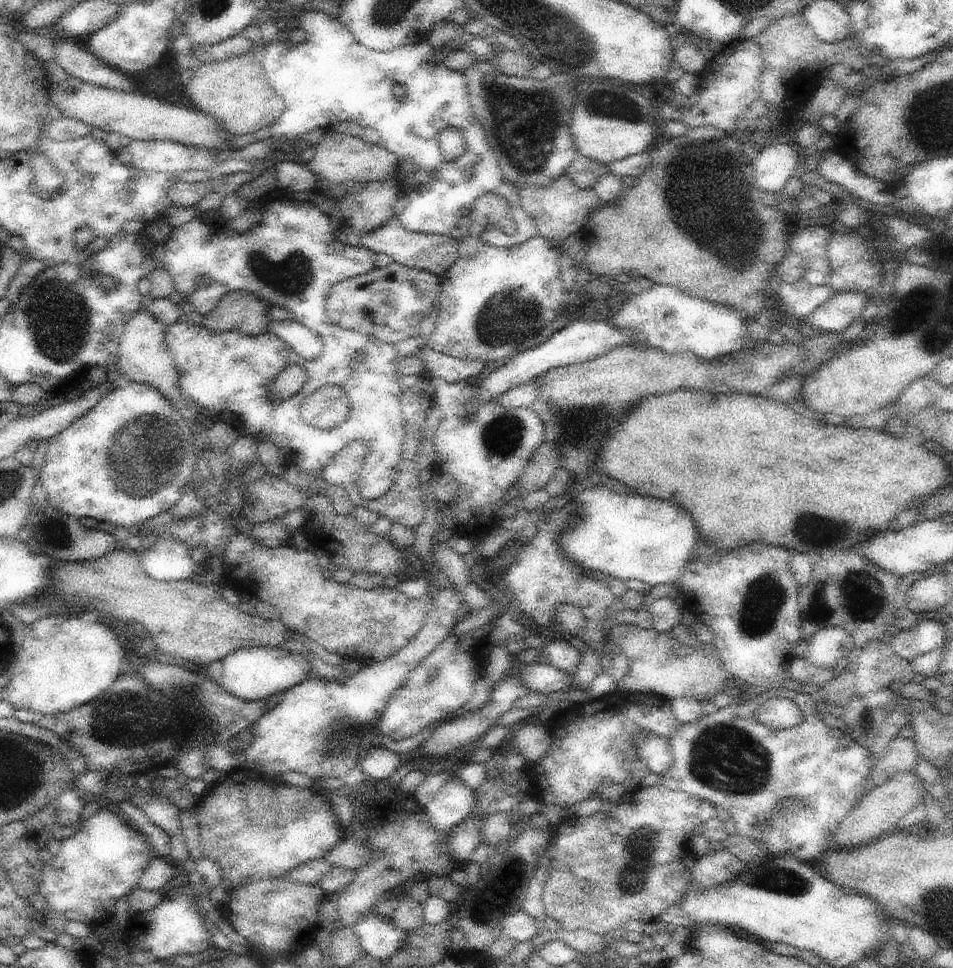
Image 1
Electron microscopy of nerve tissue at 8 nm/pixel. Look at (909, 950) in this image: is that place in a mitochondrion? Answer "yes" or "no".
no

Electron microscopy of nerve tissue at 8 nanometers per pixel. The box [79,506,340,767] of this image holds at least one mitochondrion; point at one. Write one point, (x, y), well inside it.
(106, 729)

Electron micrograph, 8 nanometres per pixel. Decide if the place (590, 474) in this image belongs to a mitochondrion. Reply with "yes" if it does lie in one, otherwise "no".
no

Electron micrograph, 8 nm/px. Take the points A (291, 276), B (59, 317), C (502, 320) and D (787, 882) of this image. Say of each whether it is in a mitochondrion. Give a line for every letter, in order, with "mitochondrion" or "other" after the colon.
A: mitochondrion
B: mitochondrion
C: mitochondrion
D: mitochondrion

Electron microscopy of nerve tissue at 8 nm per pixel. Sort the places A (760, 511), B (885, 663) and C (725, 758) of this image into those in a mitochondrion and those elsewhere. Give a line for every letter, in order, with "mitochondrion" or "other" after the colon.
A: other
B: other
C: mitochondrion

